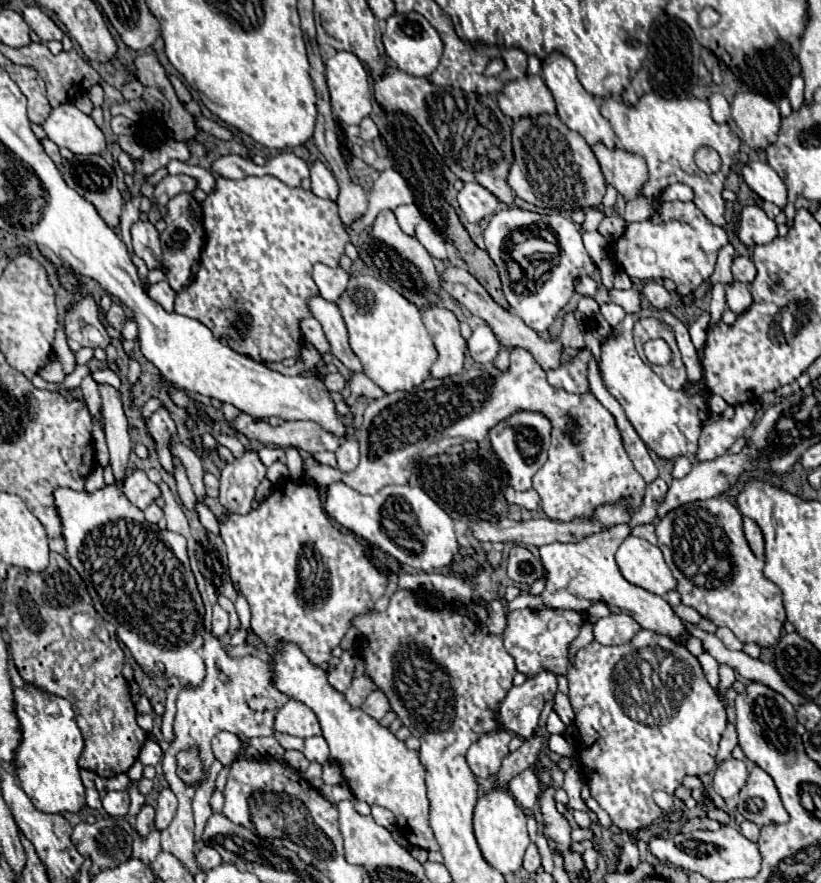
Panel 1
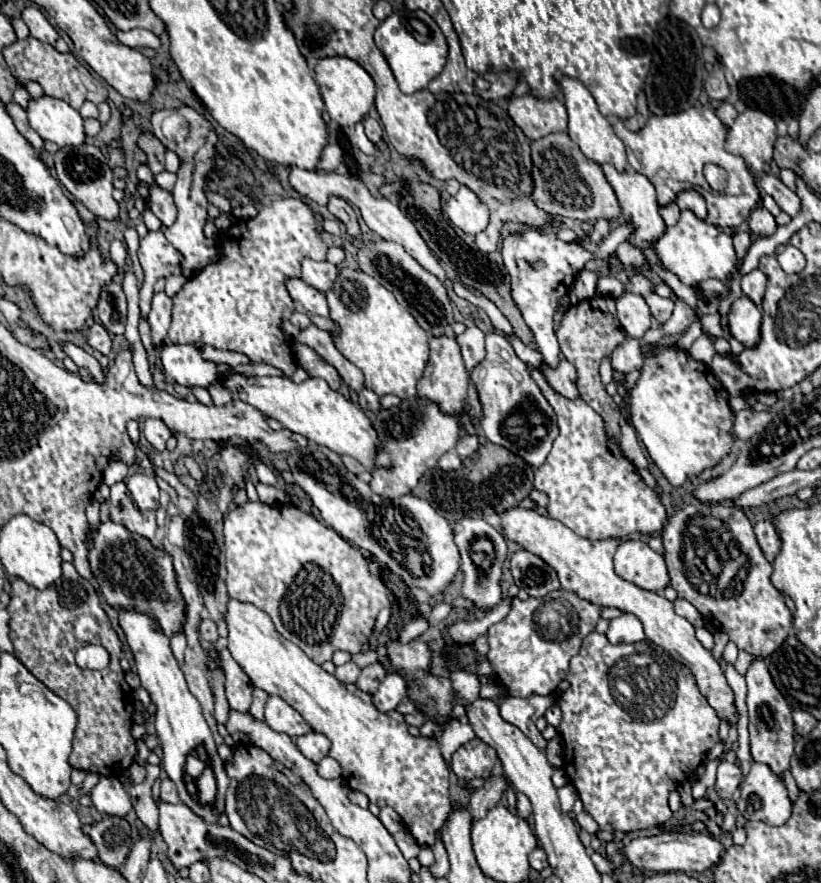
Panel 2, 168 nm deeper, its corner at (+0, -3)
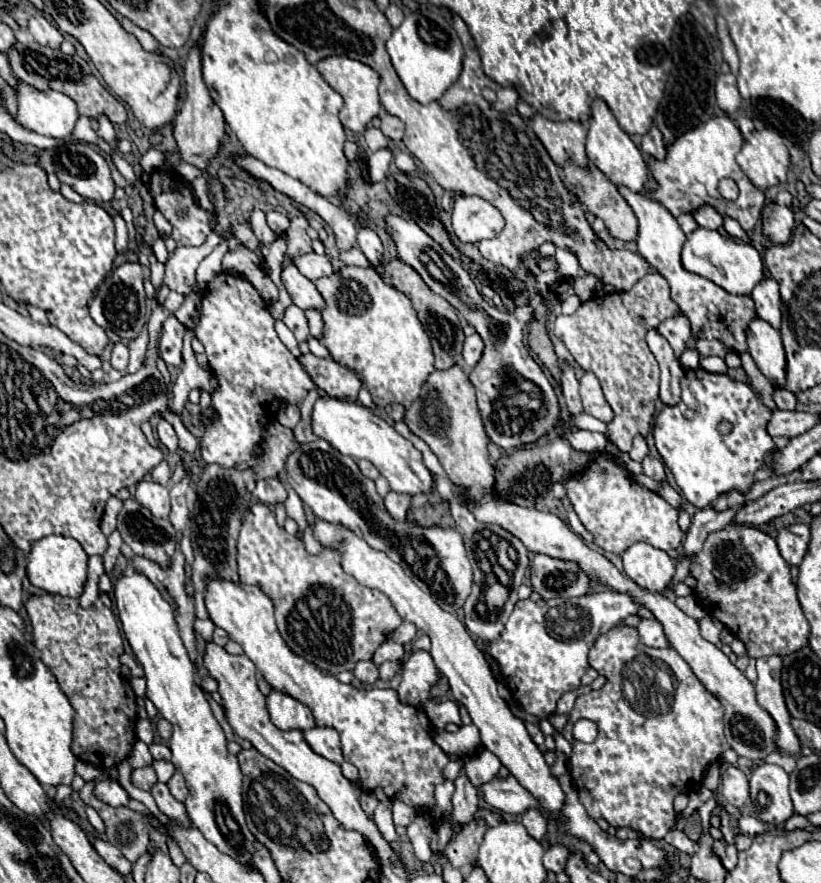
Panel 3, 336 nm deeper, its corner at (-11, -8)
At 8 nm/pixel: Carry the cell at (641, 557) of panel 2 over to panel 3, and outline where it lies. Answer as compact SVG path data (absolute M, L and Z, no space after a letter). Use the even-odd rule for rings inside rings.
M635 542L621 558L625 574L649 592L661 592L675 574L675 560L647 542Z

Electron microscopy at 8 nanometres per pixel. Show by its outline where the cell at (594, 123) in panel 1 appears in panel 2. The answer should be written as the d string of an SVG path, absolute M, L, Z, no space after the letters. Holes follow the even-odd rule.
M564 77L560 79L560 91L564 97L564 105L568 111L568 135L570 139L582 149L582 153L596 161L596 163L612 163L618 171L624 171L626 167L626 151L624 151L624 143L616 137L616 133L612 131L610 121L598 111L594 97L590 95L590 91L574 77Z

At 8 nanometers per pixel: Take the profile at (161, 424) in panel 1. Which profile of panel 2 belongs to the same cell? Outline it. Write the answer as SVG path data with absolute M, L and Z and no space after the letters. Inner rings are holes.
M148 417L148 419L144 419L142 435L148 439L148 443L152 447L166 447L166 441L174 435L174 431L162 419Z

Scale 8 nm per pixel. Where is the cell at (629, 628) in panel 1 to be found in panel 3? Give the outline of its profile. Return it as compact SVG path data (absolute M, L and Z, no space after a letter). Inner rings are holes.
M641 620L637 630L639 630L639 638L643 644L655 646L655 648L667 648L669 646L669 640L665 638L663 626L657 620Z

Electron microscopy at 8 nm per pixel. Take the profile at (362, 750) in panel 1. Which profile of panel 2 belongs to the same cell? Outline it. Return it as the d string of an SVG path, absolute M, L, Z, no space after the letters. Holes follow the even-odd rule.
M230 599L226 611L228 649L250 677L252 685L268 695L282 697L304 721L330 739L330 757L342 767L342 779L350 789L364 793L378 807L392 807L420 847L436 843L436 831L452 809L448 781L450 769L436 739L412 737L404 717L396 711L378 713L372 697L356 685L344 685L316 665L300 647L284 639L272 619L250 603Z

